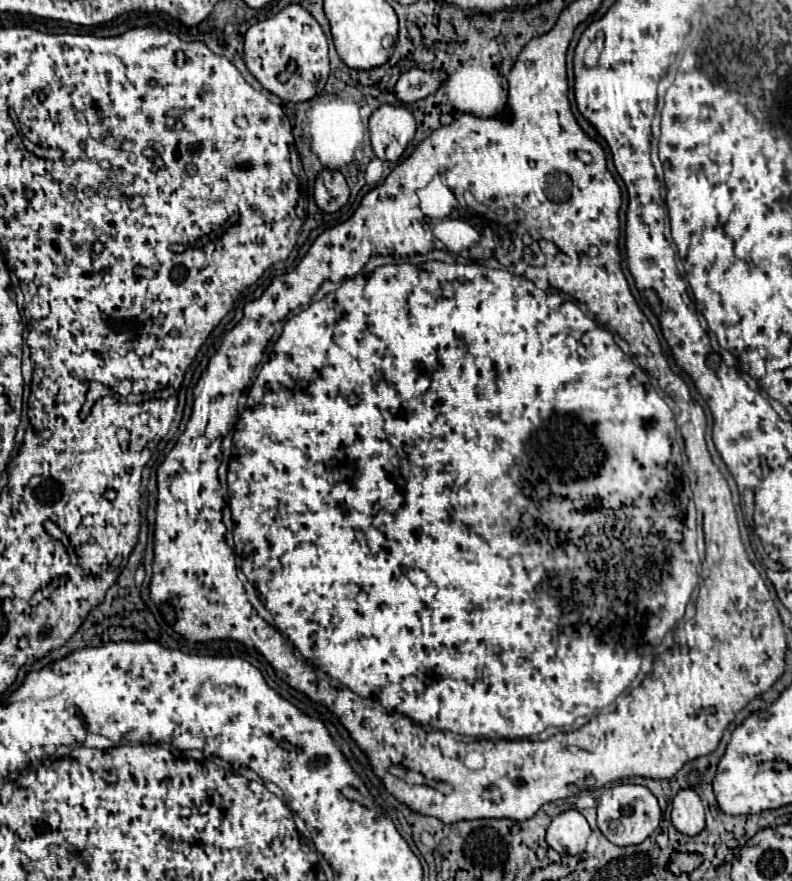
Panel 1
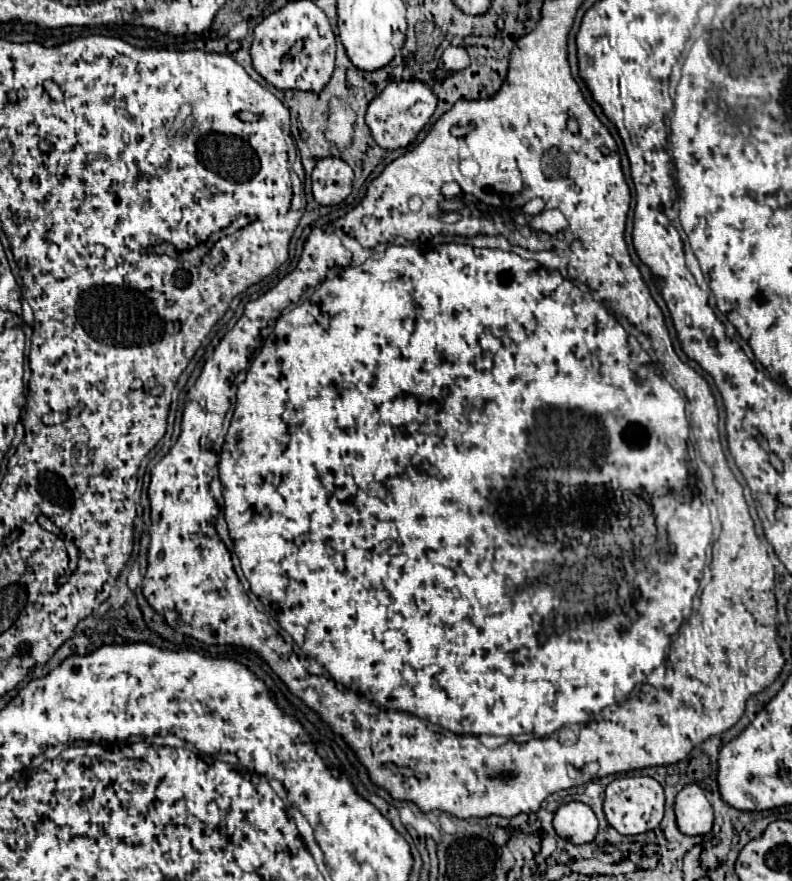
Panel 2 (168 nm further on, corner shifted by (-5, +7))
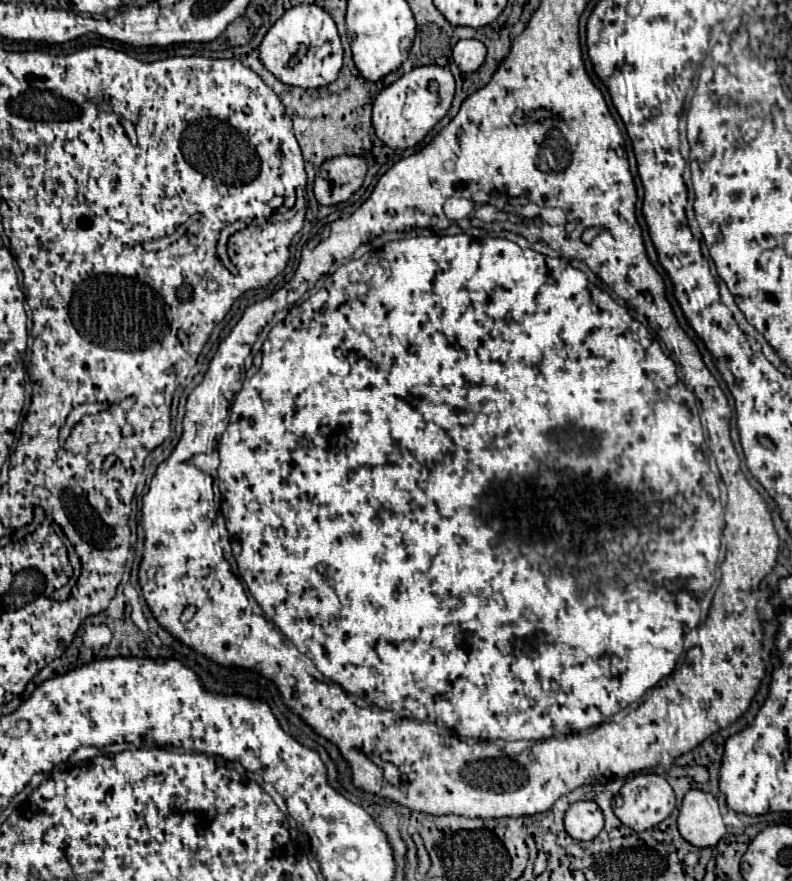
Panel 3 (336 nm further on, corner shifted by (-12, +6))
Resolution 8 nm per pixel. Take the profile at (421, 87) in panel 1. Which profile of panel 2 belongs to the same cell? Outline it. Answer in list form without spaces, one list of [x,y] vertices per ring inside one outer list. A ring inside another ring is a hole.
[[[449,46],[442,54],[436,77],[444,79],[454,71],[466,69],[468,65],[470,65],[470,57],[466,49],[464,47]]]

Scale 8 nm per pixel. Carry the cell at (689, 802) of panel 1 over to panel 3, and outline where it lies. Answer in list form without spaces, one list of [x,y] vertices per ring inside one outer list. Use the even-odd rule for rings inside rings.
[[[689,790],[677,816],[681,836],[693,846],[715,846],[725,836],[725,822],[717,800],[703,790]]]

